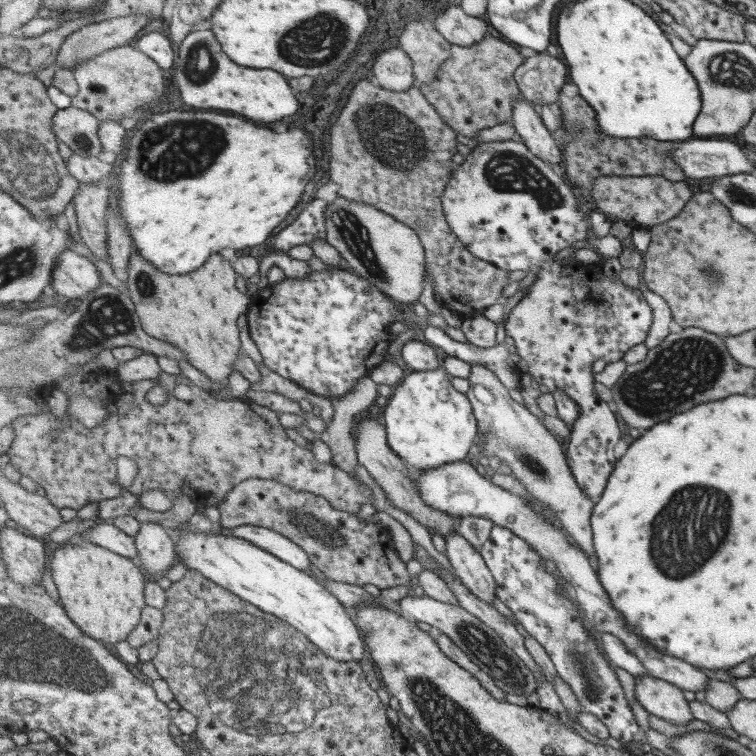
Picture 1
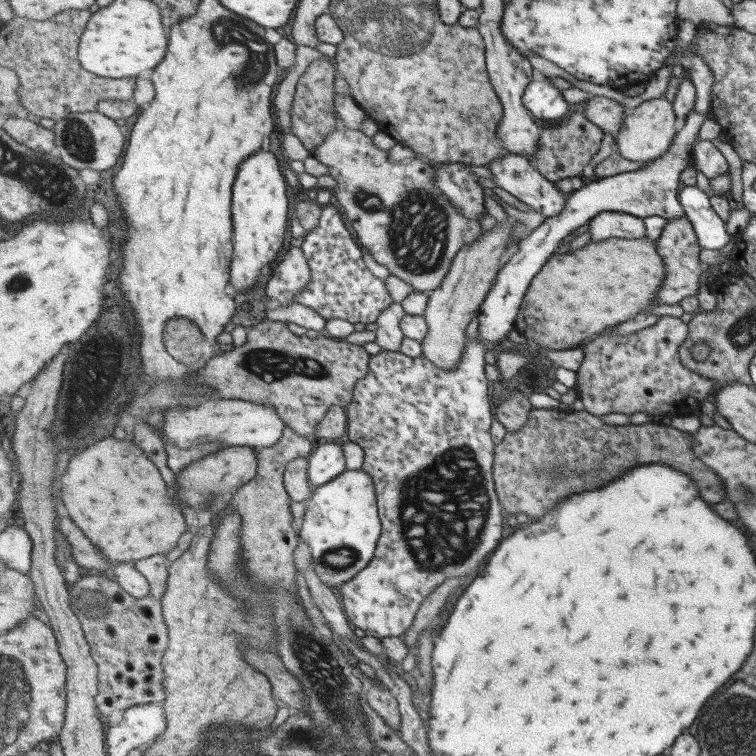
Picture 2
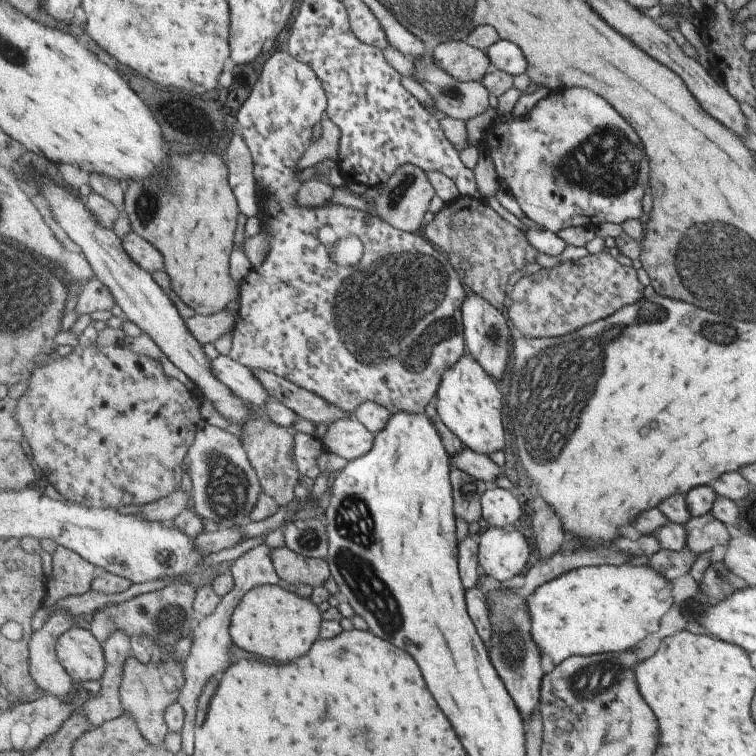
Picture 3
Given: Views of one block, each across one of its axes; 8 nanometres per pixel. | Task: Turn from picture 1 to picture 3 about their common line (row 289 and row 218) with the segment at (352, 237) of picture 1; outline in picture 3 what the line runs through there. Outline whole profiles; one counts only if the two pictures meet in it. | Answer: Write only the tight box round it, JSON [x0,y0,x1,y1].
[370,164,437,233]

